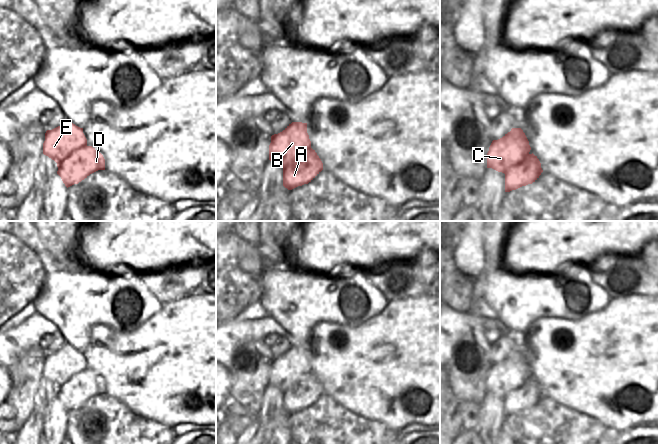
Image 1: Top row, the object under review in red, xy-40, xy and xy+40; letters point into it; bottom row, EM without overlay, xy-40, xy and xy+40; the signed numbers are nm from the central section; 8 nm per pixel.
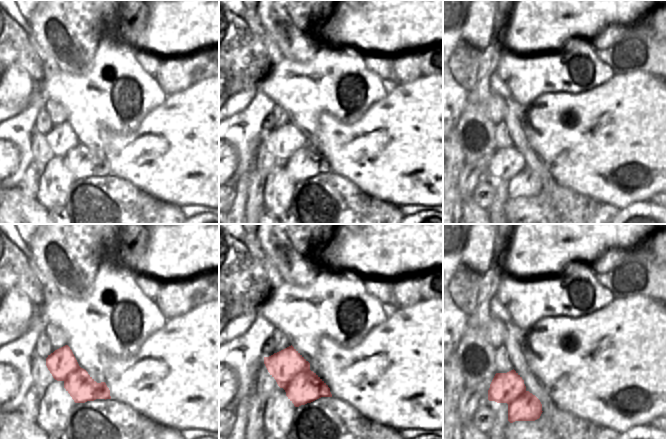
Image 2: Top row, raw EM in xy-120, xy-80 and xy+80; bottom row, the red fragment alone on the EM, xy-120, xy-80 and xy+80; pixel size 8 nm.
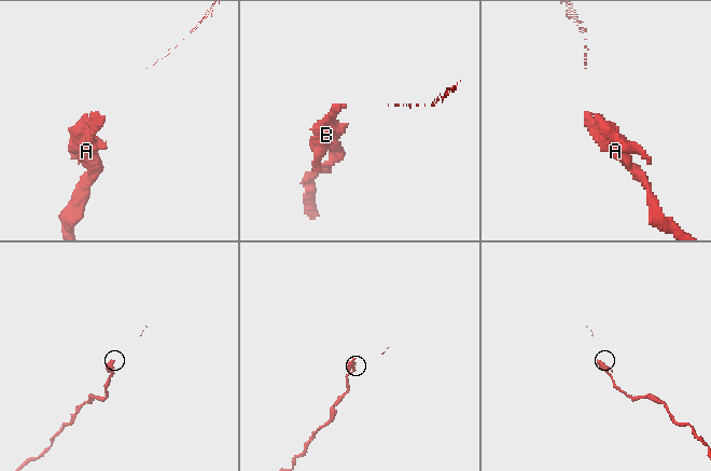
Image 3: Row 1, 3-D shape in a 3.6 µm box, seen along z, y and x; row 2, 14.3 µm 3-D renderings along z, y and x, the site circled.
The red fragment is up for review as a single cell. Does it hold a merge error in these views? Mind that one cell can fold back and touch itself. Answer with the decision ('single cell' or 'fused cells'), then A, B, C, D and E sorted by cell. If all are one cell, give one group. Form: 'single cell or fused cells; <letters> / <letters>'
fused cells; A D / B C E

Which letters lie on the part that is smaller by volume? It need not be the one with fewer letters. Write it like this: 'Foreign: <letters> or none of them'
Foreign: B, C, E

